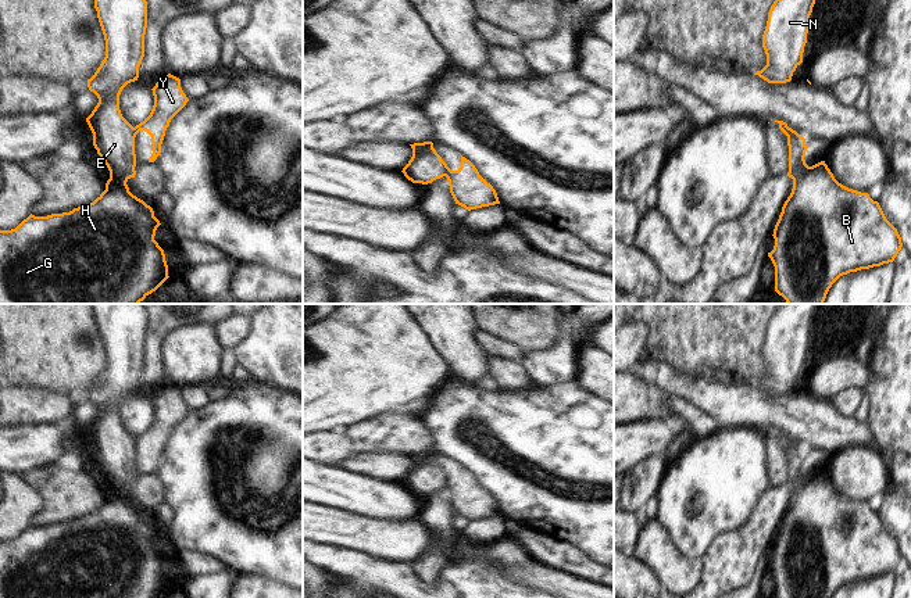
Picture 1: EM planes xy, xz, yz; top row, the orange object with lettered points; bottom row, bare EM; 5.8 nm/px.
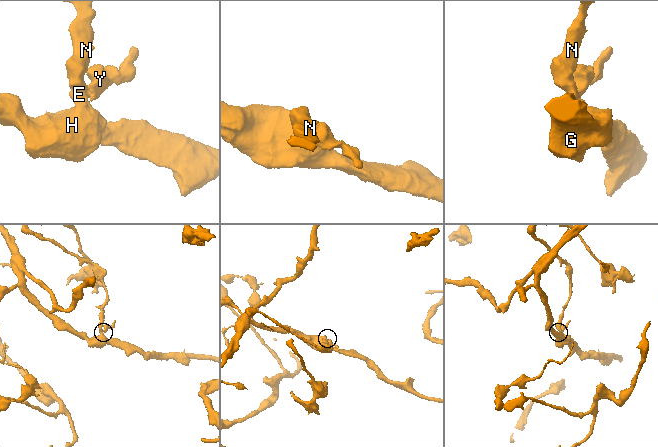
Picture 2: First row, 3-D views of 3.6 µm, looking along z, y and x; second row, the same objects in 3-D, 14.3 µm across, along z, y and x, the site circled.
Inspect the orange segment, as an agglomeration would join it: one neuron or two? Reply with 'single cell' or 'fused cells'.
fused cells

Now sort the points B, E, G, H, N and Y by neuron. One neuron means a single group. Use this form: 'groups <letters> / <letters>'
groups B E G H N / Y

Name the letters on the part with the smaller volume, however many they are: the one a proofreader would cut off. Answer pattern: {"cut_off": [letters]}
{"cut_off": ["Y"]}

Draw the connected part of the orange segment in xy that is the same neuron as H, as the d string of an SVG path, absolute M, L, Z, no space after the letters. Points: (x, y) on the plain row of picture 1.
M93 304L93 307L106 351L106 368L94 386L87 390L87 398L97 407L99 413L86 433L93 444L93 456L110 481L110 490L106 501L90 515L47 527L31 524L15 540L0 541L0 598L160 598L169 588L164 561L154 551L161 534L154 527L153 519L133 506L126 495L136 486L135 447L133 437L119 420L119 405L128 394L137 391L144 368L147 312L143 304Z

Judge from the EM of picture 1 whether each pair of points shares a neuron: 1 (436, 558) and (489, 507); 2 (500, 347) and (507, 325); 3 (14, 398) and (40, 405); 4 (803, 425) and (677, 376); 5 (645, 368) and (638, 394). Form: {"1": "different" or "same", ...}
{"1": "different", "2": "different", "3": "same", "4": "same", "5": "different"}

